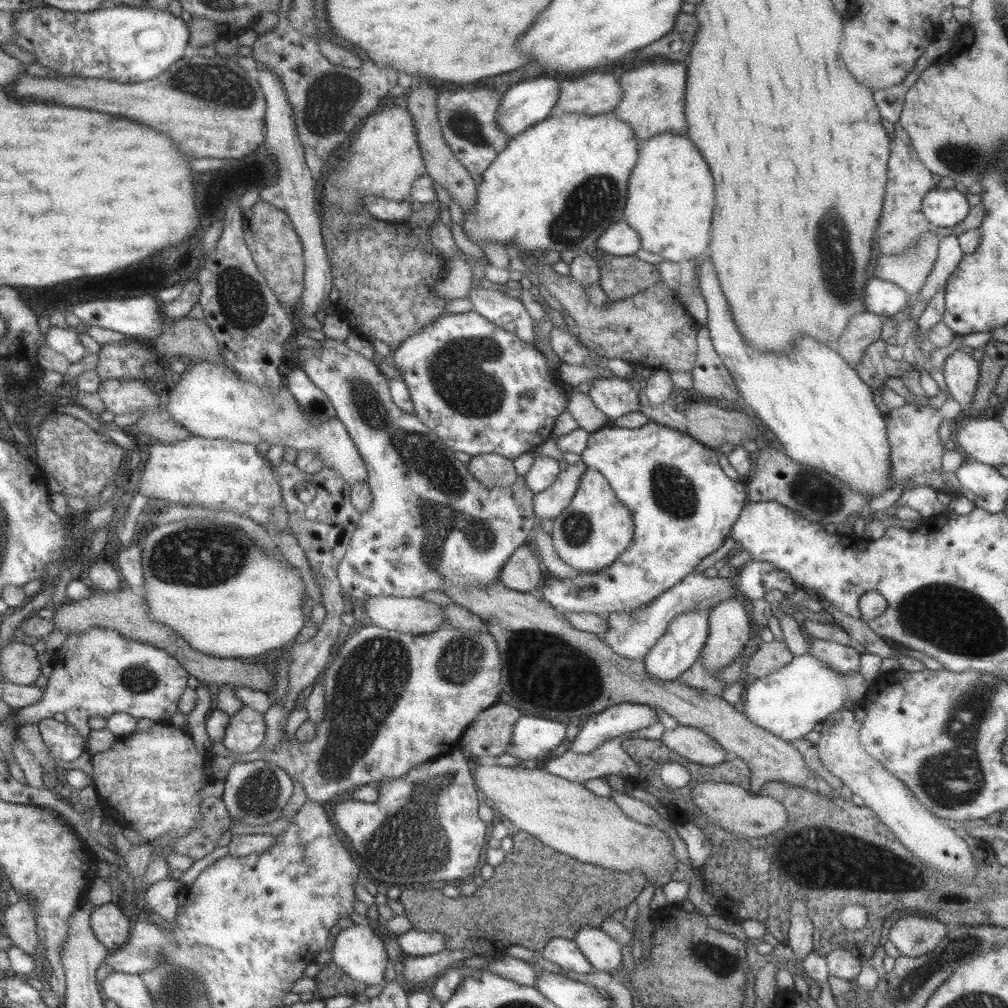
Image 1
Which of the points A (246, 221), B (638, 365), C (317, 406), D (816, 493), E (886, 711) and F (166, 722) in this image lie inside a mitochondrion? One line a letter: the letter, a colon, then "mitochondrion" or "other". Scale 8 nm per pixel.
A: other
B: other
C: mitochondrion
D: mitochondrion
E: other
F: other

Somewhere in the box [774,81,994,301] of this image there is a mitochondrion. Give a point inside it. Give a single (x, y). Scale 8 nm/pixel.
(957, 159)

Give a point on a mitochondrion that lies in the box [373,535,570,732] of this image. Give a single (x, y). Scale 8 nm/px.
(463, 658)

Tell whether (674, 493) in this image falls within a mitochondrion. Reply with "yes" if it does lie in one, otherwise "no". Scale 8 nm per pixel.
yes

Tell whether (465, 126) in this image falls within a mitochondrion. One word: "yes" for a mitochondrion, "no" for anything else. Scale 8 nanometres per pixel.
yes

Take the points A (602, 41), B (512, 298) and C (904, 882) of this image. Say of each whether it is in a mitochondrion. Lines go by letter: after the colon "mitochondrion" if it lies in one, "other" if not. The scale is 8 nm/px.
A: other
B: other
C: mitochondrion

